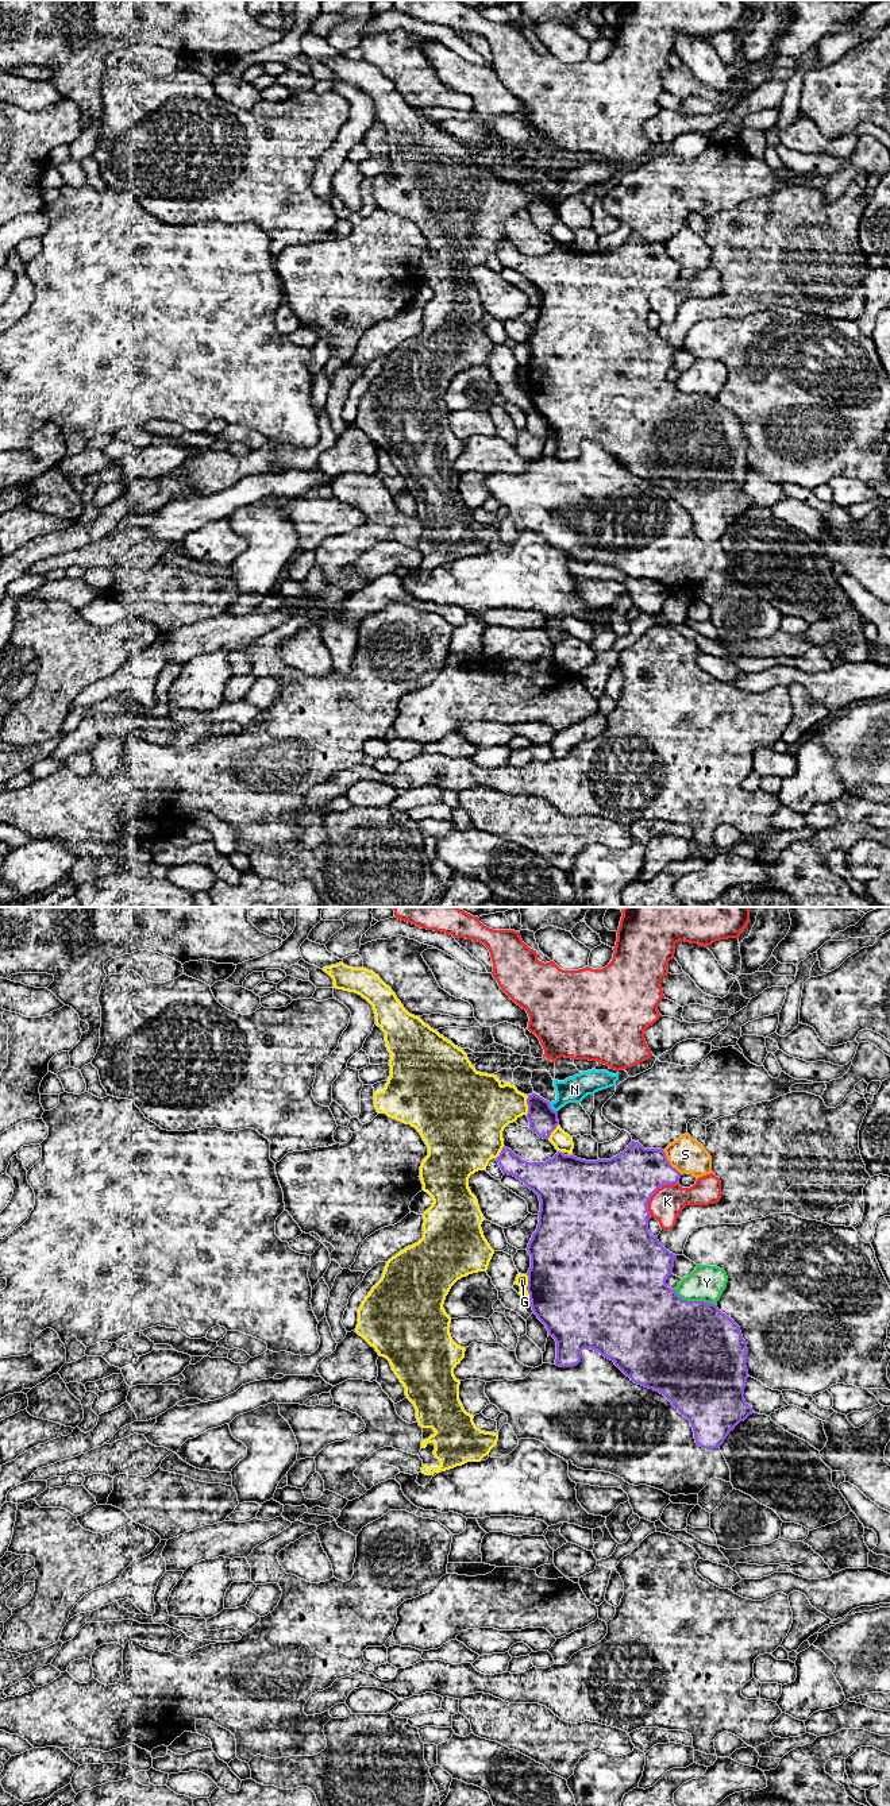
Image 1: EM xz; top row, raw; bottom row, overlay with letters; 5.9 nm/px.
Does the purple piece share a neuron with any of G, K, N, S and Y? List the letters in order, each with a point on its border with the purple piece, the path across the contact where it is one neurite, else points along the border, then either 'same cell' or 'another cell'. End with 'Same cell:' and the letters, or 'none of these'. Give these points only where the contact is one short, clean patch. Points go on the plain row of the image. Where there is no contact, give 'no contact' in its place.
G: meets purple in xz at (528, 378); another cell
K: meets purple in xz at (654, 285); another cell
N: meets purple in xz at (551, 201); border along xz (548, 196), (557, 204); another cell
S: meets purple in xz at (669, 255); another cell
Y: meets purple in xz at (694, 394); another cell
Same cell: none of these

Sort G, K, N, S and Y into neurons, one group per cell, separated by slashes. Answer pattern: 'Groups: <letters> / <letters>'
Groups: G N / K / S / Y

